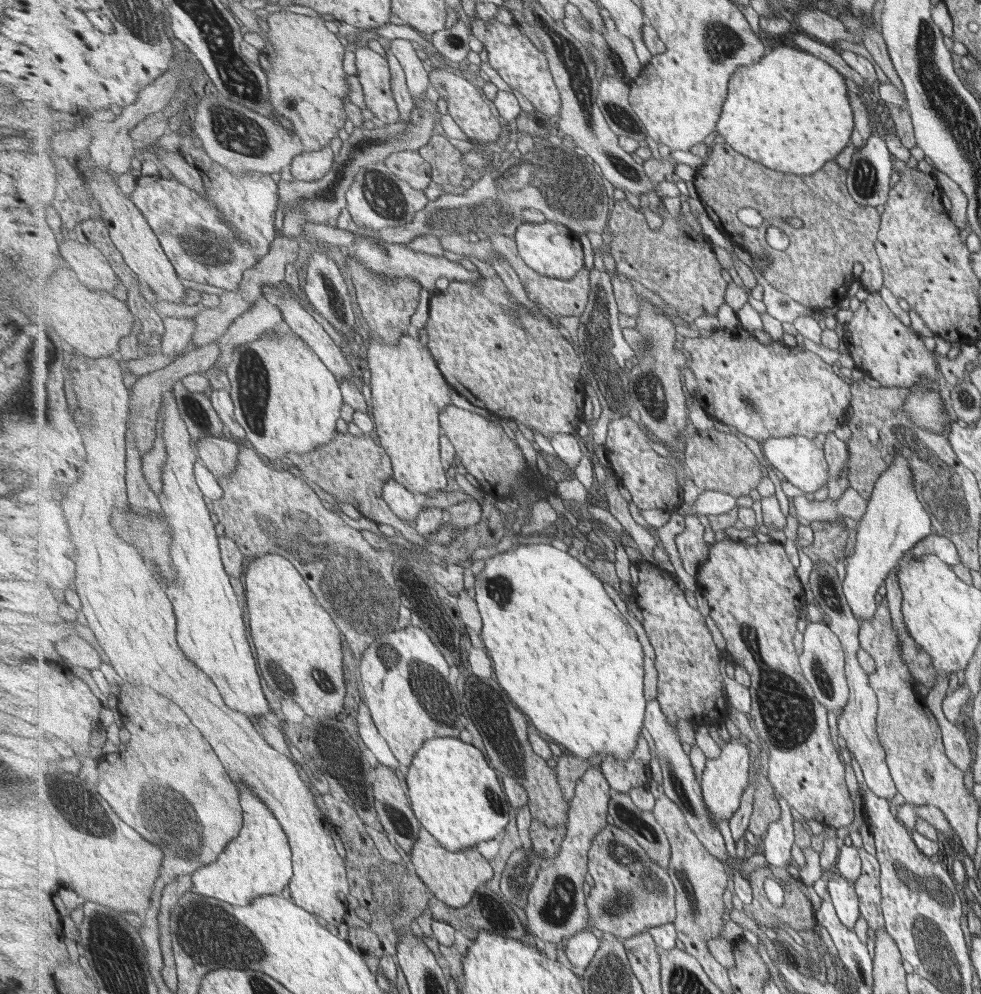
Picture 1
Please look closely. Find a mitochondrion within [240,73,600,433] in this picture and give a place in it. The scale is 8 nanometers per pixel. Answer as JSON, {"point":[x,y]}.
{"point":[380,194]}

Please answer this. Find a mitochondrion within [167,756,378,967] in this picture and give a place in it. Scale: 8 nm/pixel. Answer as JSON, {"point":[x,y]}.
{"point":[210,934]}

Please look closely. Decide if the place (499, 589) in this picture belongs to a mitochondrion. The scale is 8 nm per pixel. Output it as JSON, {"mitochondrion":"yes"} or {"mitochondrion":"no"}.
{"mitochondrion":"yes"}

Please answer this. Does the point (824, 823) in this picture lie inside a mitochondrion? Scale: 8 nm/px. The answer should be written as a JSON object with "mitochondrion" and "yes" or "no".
{"mitochondrion":"no"}

